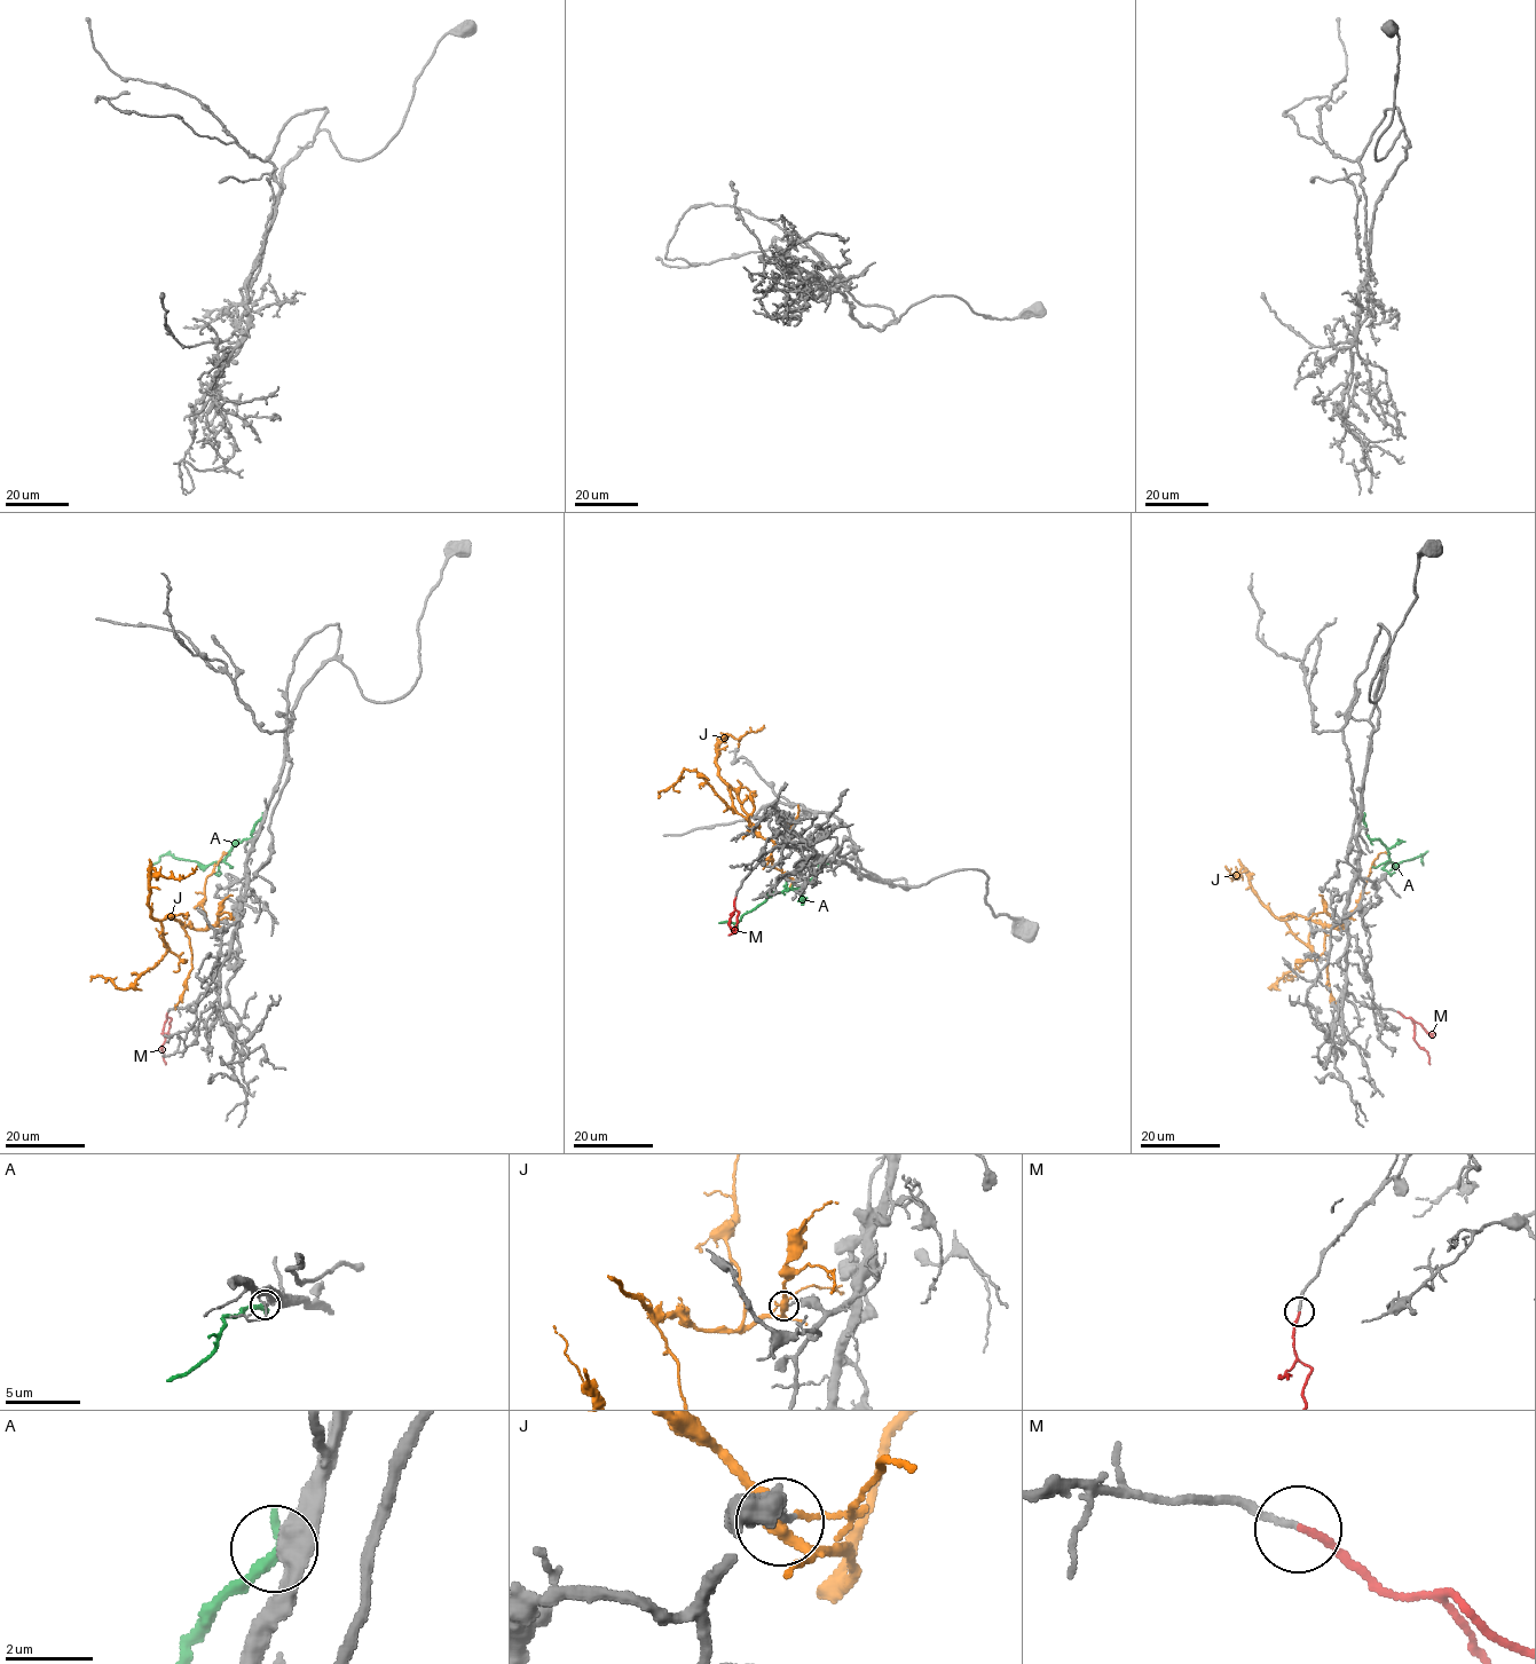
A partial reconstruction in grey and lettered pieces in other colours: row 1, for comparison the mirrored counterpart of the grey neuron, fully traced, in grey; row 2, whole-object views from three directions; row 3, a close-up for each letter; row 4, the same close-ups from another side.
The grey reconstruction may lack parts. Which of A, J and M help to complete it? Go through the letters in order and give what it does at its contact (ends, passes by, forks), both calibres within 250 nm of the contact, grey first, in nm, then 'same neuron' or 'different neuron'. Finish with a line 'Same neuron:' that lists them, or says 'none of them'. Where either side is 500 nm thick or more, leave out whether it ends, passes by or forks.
A: calibres 550 and 360 nm; different neuron
J: it forks; calibres 160 and 280 nm; different neuron
M: it ends; calibres 150 and 160 nm; same neuron
Same neuron: M

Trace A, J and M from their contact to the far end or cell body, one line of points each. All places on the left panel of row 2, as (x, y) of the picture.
A: (262, 817), (253, 827), (251, 837), (236, 843), (221, 861), (203, 866), (196, 861), (163, 854), (151, 865)
J: (218, 923), (196, 929), (167, 915), (162, 921), (166, 952), (127, 990), (117, 987), (109, 978), (91, 977)
M: (168, 1011), (162, 1050), (165, 1064)

